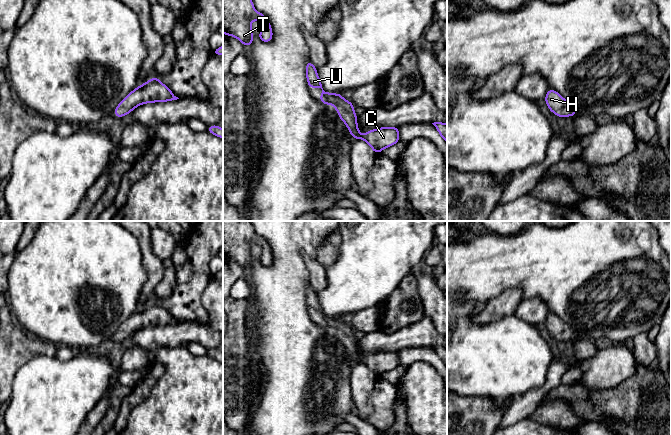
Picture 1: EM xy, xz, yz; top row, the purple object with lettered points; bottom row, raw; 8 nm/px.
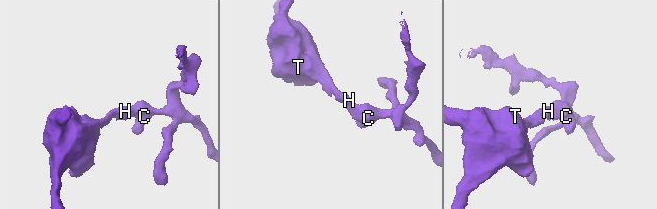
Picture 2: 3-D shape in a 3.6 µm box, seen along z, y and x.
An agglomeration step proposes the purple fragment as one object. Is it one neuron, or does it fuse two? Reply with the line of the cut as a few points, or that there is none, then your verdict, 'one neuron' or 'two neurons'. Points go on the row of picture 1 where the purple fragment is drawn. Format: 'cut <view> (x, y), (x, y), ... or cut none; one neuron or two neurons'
cut none; one neuron

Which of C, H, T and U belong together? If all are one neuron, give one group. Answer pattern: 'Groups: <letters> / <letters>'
Groups: C H T U

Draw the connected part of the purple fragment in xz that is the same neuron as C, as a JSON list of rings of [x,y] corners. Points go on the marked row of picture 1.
[[[310,60],[306,64],[306,79],[308,87],[321,88],[322,93],[319,100],[326,105],[333,105],[338,112],[339,118],[345,123],[351,136],[354,139],[361,139],[366,141],[372,150],[380,154],[380,152],[400,141],[399,126],[398,127],[380,127],[368,131],[365,134],[359,133],[357,124],[357,116],[354,112],[353,103],[344,99],[340,93],[328,93],[323,90],[321,81],[319,79],[316,67]]]

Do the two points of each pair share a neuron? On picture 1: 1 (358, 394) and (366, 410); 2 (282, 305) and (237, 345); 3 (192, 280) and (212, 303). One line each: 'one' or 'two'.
1: one
2: two
3: two

